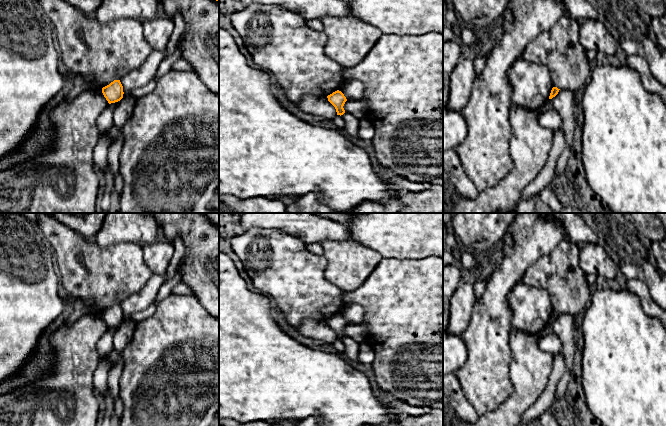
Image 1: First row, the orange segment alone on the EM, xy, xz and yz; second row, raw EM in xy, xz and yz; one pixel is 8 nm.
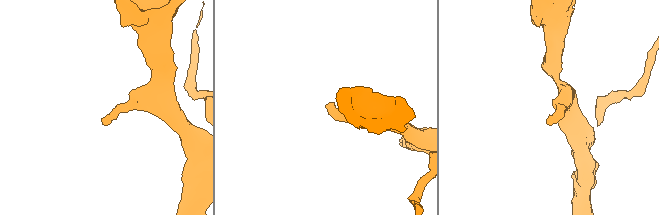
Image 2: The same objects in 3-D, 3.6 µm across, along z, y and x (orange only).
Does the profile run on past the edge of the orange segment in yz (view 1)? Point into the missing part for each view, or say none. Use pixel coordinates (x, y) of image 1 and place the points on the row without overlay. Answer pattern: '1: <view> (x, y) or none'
1: none

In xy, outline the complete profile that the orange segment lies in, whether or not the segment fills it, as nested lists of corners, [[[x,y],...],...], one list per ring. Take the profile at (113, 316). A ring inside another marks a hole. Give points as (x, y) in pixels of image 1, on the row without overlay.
[[[114,304],[102,312],[102,317],[109,328],[120,325],[123,322],[123,310],[120,304]]]

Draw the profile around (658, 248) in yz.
[[[666,236],[660,241],[652,242],[651,249],[658,270],[666,274]]]

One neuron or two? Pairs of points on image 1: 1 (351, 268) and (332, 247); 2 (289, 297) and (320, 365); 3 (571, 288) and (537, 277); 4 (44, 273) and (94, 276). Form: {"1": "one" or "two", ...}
{"1": "one", "2": "two", "3": "one", "4": "two"}

